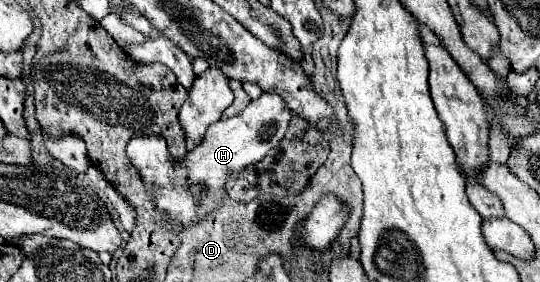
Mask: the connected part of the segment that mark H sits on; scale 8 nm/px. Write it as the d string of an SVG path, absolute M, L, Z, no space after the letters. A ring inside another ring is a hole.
M262 93L256 101L250 101L240 115L210 125L202 143L180 159L170 155L168 145L160 135L132 137L126 145L126 155L136 167L154 207L160 213L166 213L166 225L180 225L186 229L222 207L228 179L244 171L248 165L262 161L266 153L282 141L290 119L290 109L276 93ZM194 185L202 187L200 201L194 197Z

